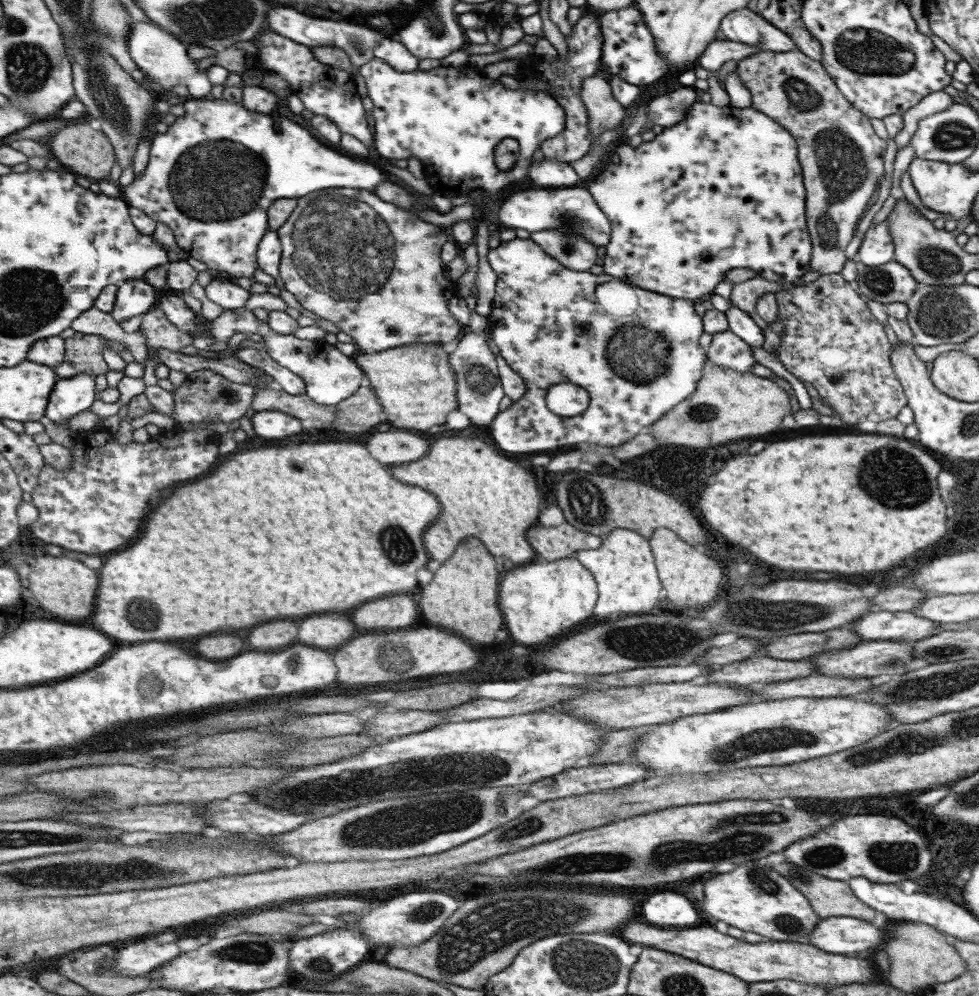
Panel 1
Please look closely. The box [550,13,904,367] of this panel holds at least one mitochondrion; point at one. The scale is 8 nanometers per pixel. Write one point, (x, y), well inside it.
(842, 170)

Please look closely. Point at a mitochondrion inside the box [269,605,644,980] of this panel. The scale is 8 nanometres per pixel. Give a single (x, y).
(507, 920)

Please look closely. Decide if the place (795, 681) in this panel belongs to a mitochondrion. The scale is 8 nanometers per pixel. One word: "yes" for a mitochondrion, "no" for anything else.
no

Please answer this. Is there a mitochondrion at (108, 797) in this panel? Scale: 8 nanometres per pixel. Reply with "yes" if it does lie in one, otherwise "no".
yes

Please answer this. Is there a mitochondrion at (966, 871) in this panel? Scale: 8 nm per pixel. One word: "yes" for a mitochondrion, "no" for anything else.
no

